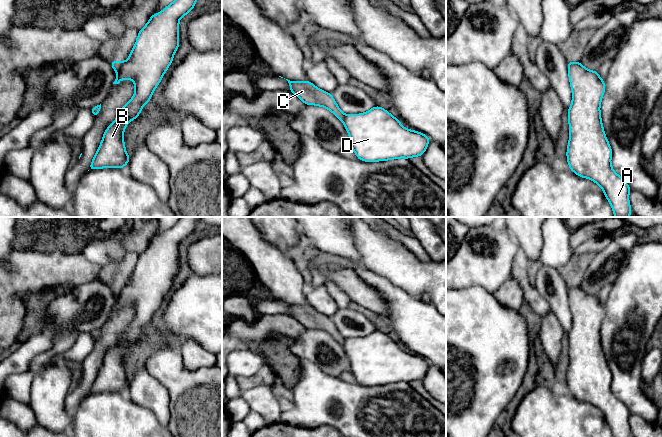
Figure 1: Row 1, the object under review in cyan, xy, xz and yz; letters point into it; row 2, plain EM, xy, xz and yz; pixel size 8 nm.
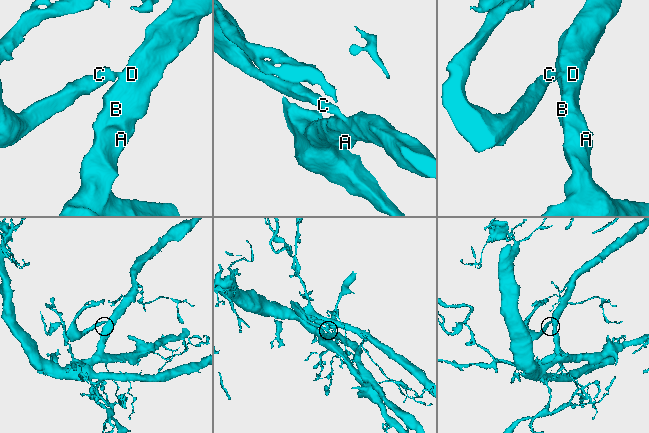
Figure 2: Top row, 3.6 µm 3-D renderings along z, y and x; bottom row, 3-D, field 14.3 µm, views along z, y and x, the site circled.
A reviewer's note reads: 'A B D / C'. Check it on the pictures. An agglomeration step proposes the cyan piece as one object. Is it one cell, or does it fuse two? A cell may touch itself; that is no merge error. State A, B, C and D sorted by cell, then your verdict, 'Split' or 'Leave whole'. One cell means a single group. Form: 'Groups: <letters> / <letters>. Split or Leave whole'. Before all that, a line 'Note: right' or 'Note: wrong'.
Note: right
Groups: A B D / C. Split

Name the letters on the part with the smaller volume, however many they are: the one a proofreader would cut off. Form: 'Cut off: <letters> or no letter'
Cut off: C

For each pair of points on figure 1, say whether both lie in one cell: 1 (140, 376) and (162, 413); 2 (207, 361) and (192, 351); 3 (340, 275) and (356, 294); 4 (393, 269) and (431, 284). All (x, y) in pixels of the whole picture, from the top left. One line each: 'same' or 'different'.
1: same
2: same
3: same
4: same

